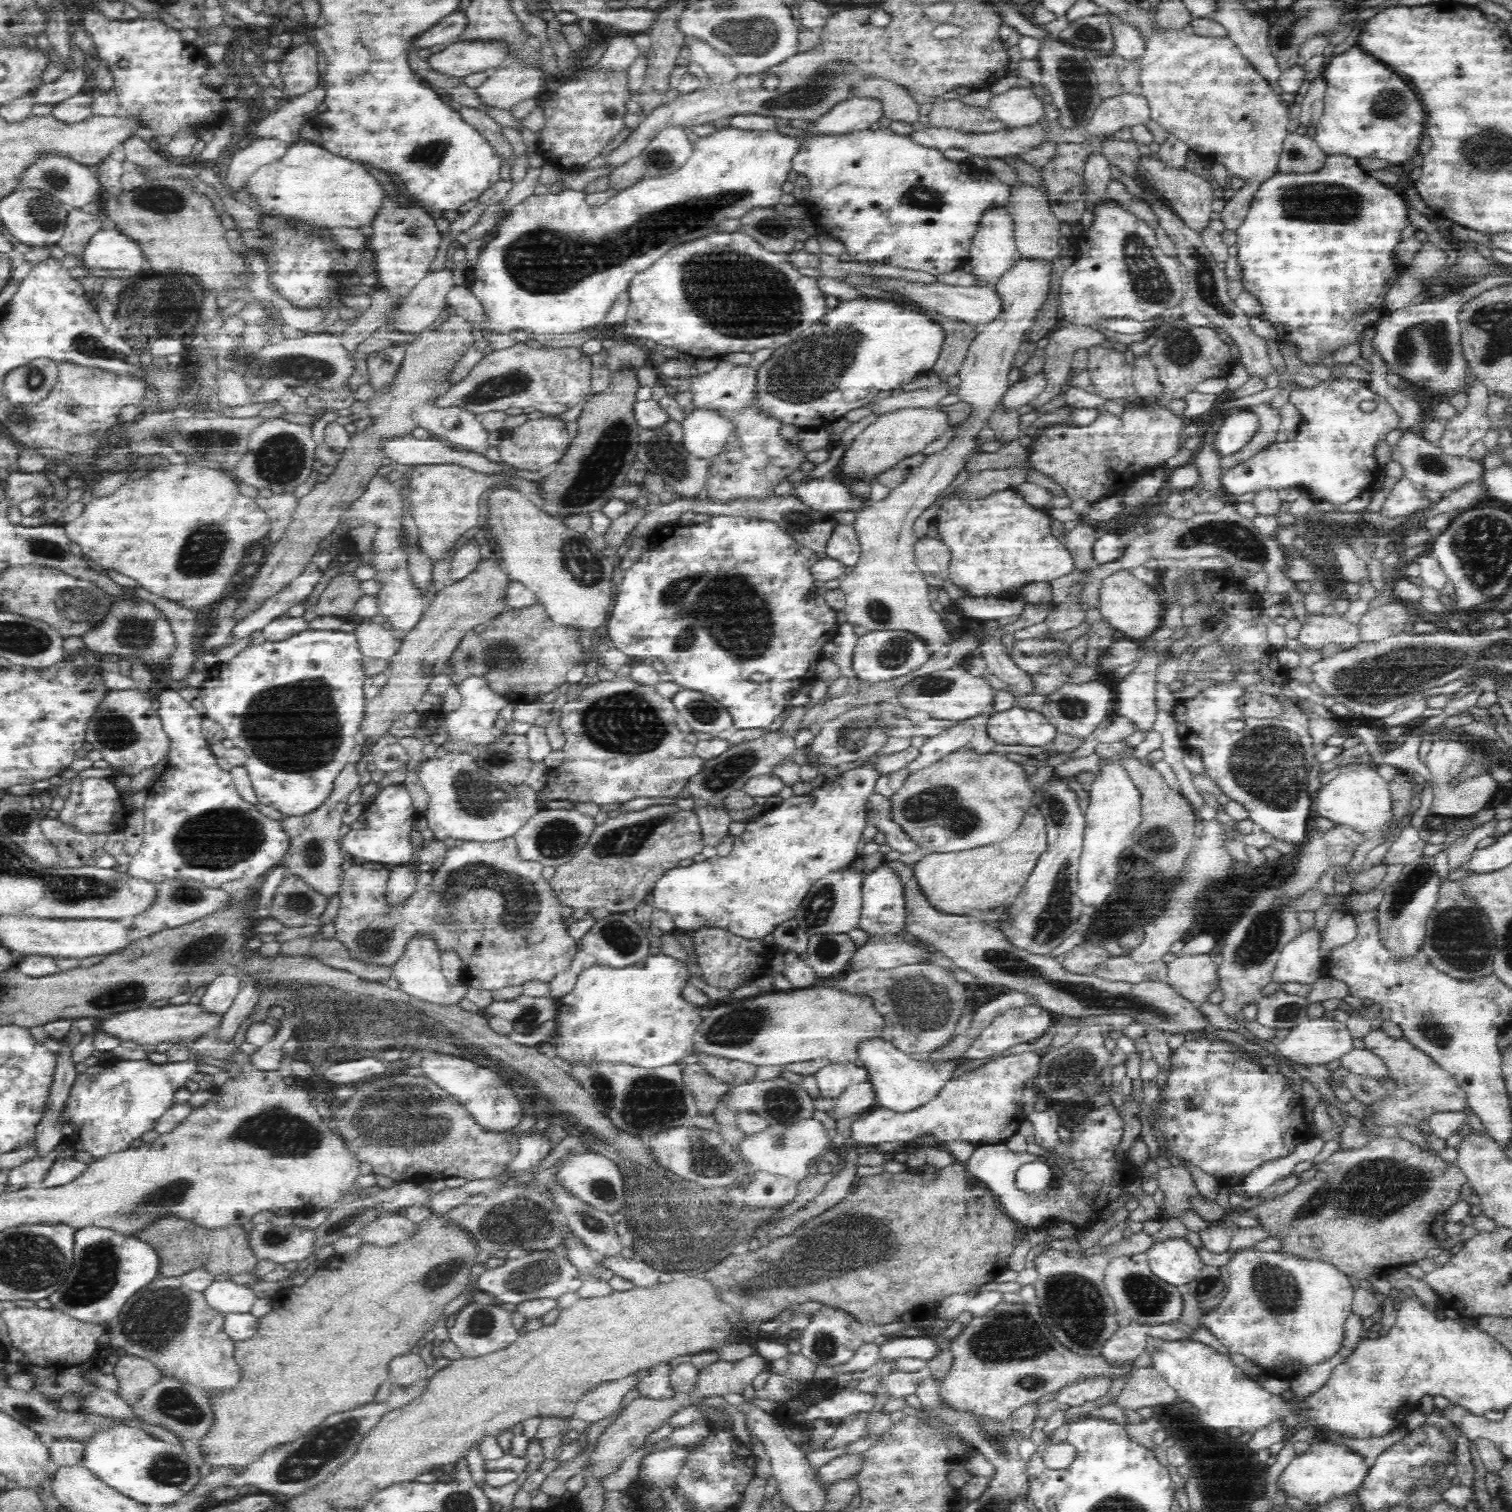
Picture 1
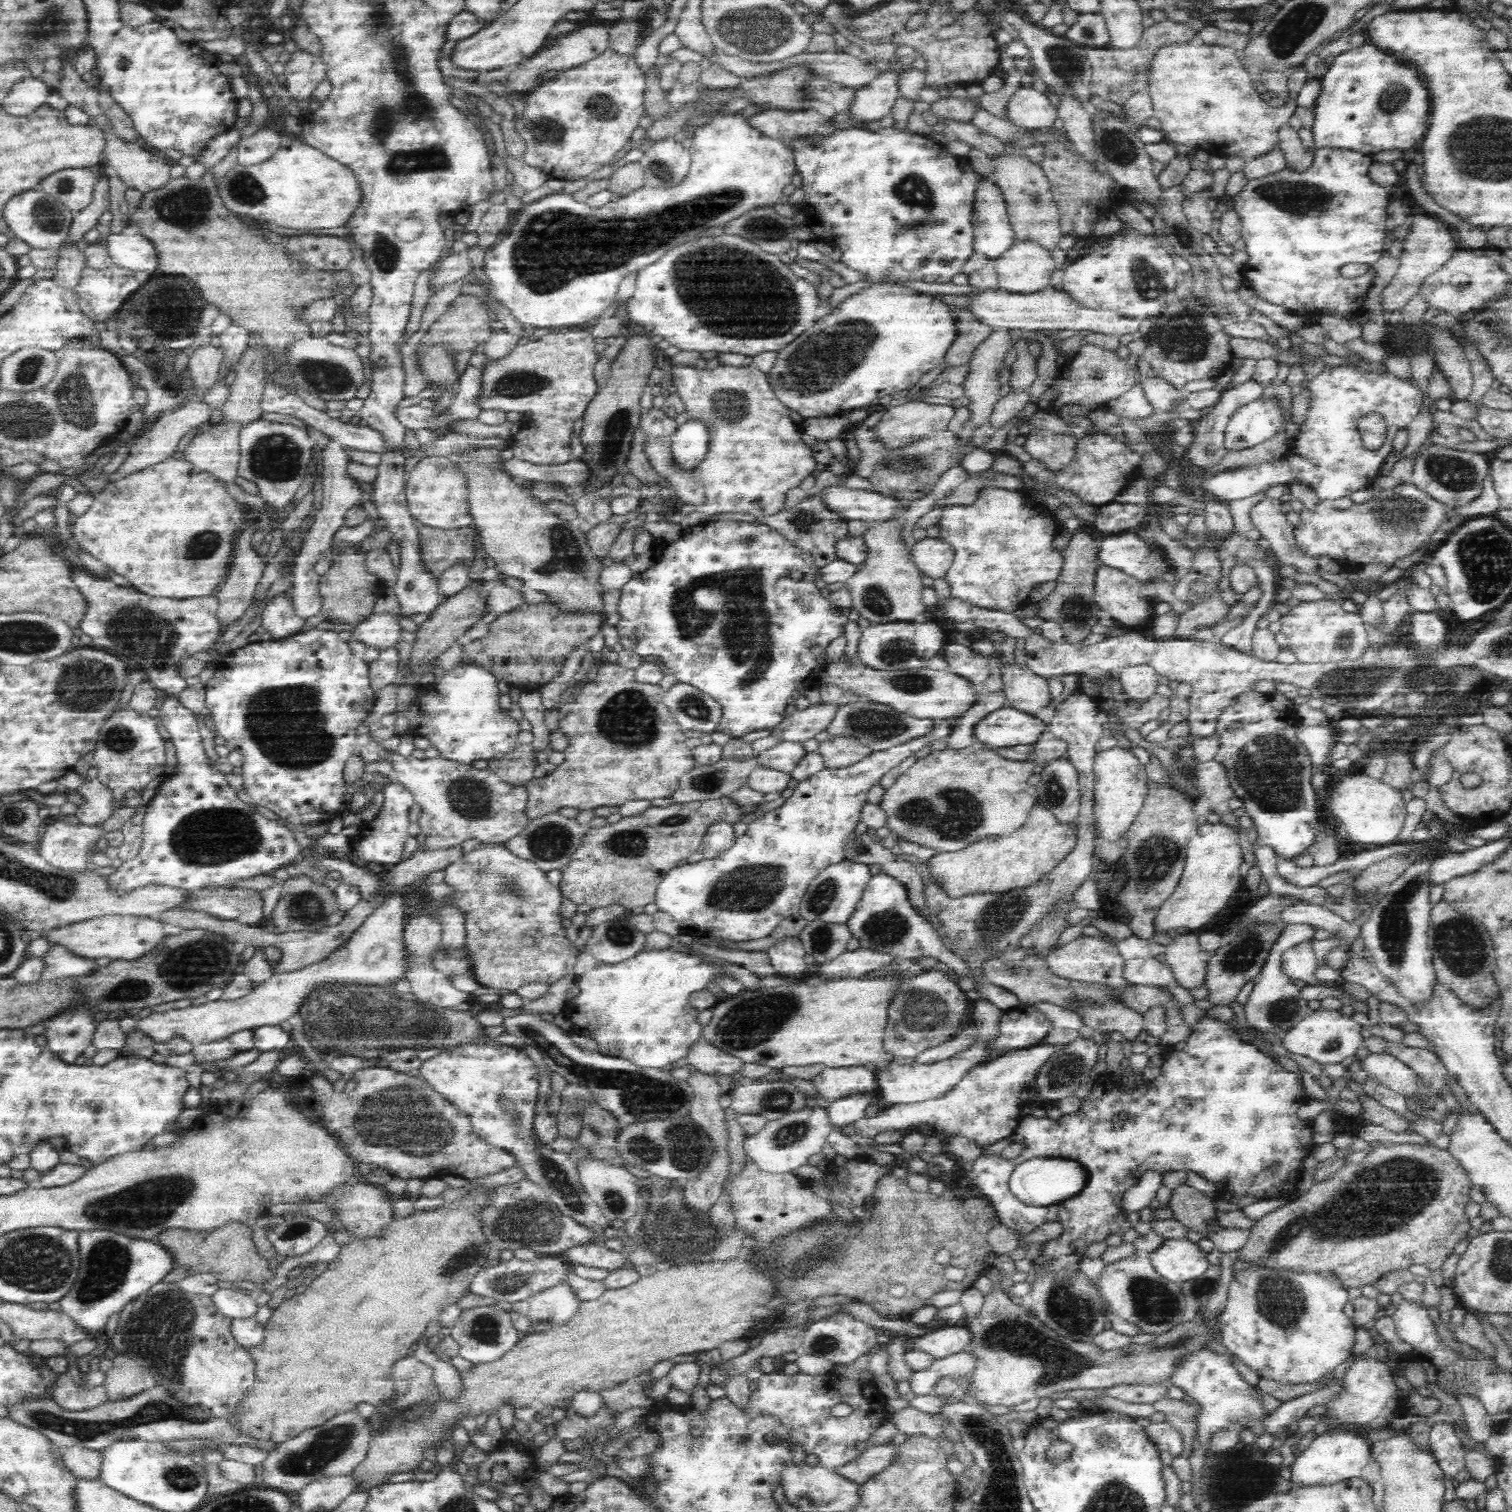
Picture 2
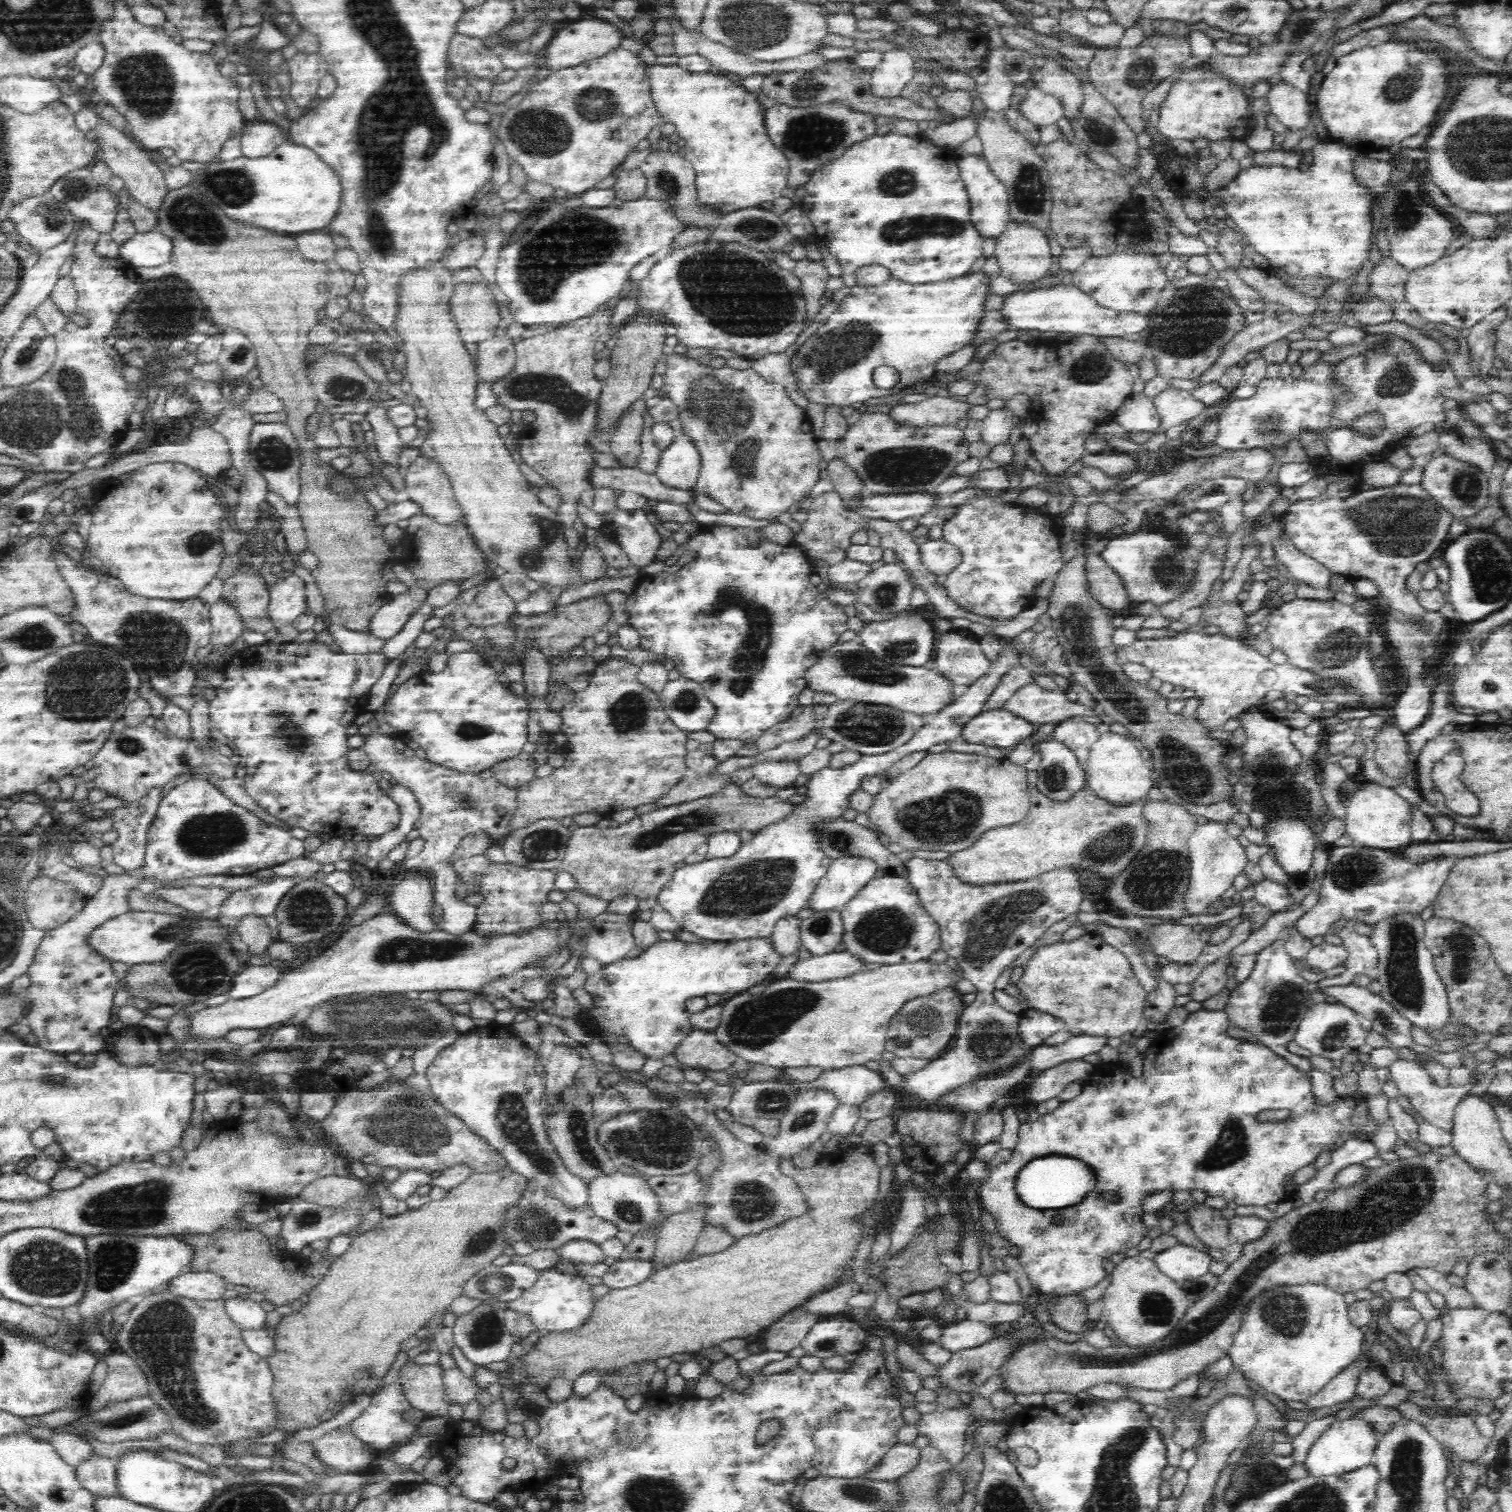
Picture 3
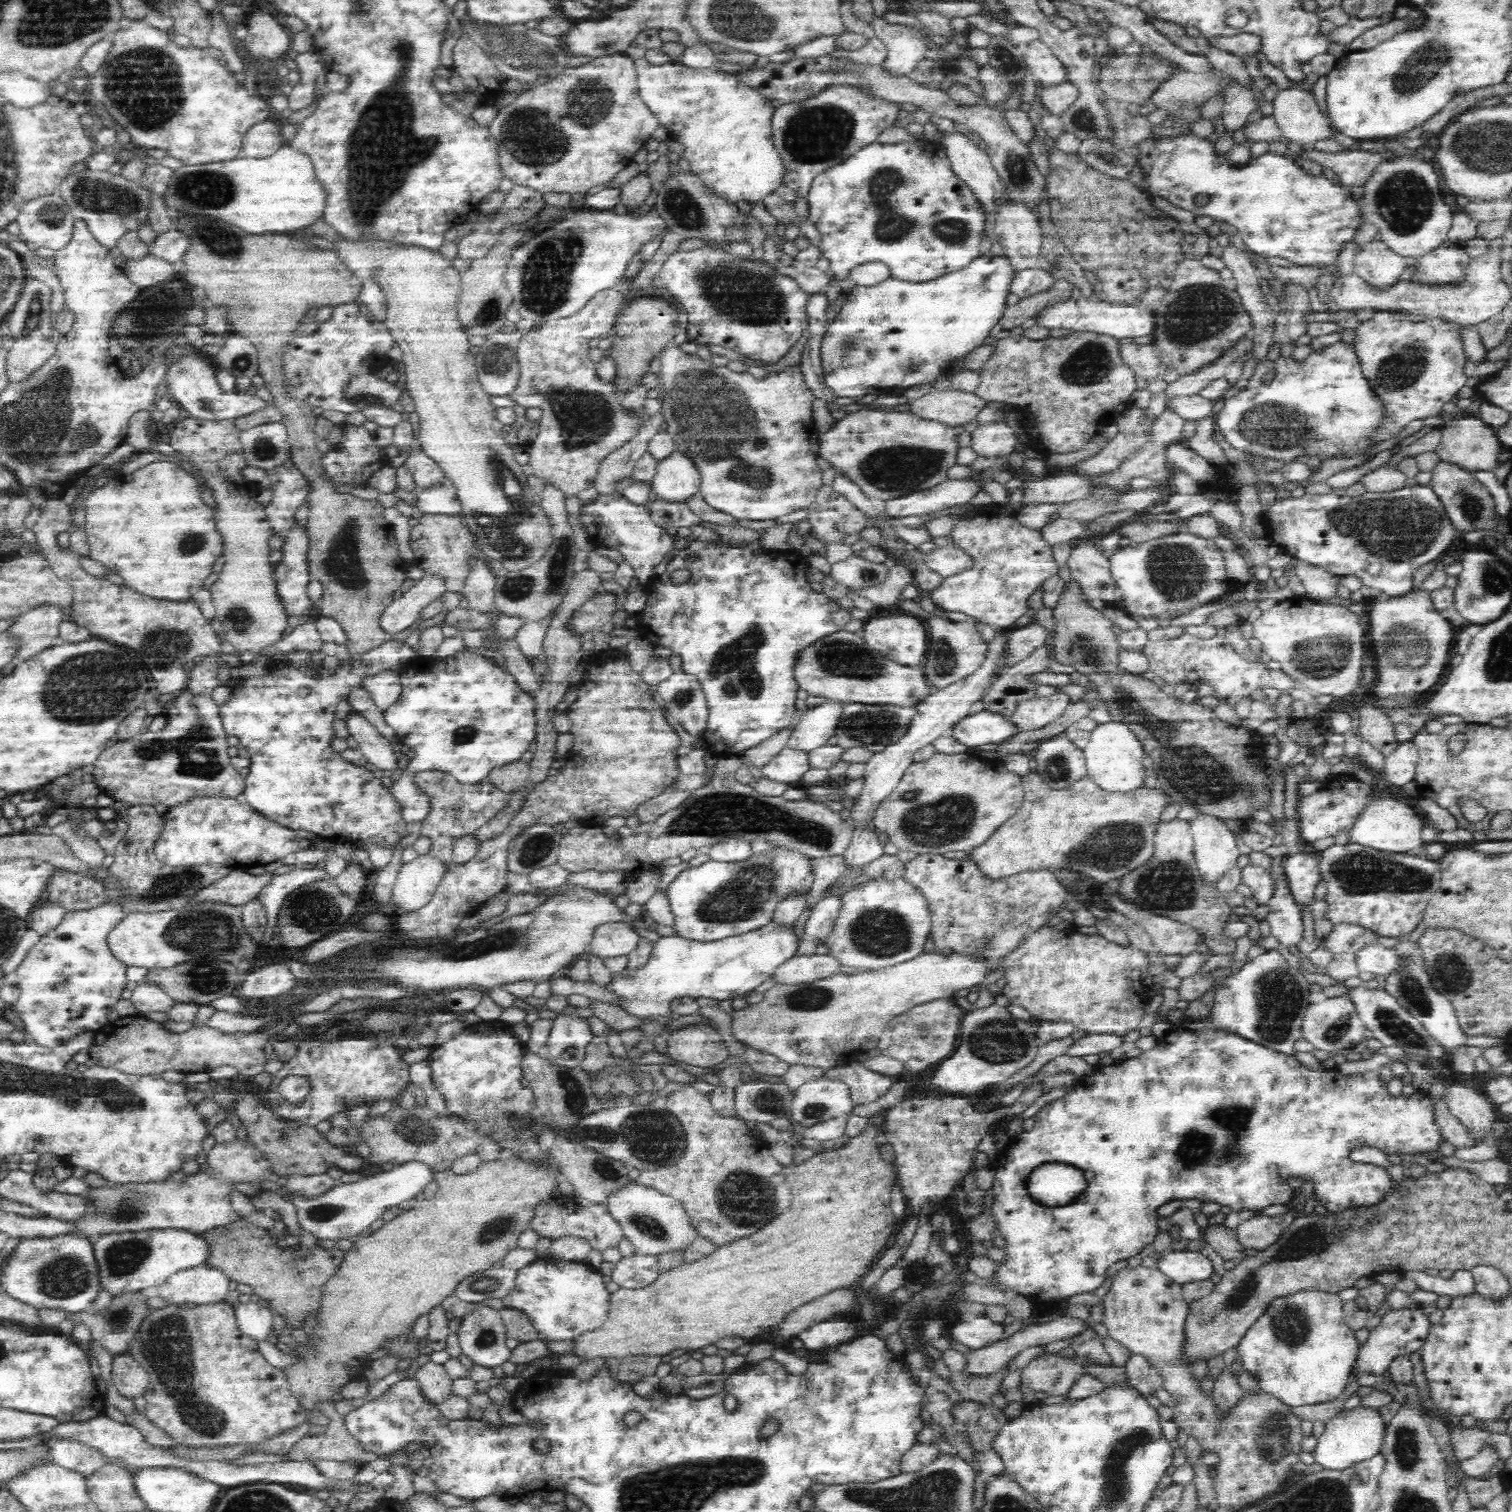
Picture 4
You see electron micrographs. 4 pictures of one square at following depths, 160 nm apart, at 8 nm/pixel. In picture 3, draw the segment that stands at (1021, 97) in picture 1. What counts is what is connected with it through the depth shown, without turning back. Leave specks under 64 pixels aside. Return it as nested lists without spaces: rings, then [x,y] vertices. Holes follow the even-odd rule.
[[[1034,86],[1027,90],[1026,97],[1018,105],[1020,114],[1036,127],[1057,124],[1063,117],[1062,105],[1050,94]]]

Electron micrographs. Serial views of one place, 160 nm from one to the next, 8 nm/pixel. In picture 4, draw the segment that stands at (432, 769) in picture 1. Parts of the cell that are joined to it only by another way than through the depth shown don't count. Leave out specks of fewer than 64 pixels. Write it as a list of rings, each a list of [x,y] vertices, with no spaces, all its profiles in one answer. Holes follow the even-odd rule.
[[[352,713],[346,718],[346,726],[350,734],[350,741],[355,748],[362,752],[365,760],[376,766],[377,770],[390,770],[390,772],[404,772],[404,768],[398,766],[391,742],[381,736],[359,713]],[[422,771],[413,773],[414,784],[418,787],[420,793],[425,794],[430,801],[430,810],[428,811],[428,816],[422,822],[422,836],[430,838],[432,845],[430,851],[427,855],[430,858],[435,858],[443,865],[450,869],[453,860],[452,854],[455,851],[455,844],[460,839],[466,836],[472,836],[476,830],[484,827],[487,823],[490,823],[493,819],[496,819],[511,802],[511,793],[504,792],[500,788],[496,787],[494,783],[485,784],[483,782],[478,782],[474,784],[462,783],[456,779],[454,775],[450,773],[445,773],[444,771]]]

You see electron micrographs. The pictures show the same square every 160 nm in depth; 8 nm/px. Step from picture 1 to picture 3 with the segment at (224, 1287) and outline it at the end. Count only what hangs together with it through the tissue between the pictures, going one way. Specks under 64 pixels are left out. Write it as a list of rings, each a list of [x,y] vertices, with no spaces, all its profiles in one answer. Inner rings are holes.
[[[228,1298],[224,1300],[224,1309],[232,1322],[241,1330],[258,1330],[265,1327],[267,1313],[254,1300],[244,1298]]]

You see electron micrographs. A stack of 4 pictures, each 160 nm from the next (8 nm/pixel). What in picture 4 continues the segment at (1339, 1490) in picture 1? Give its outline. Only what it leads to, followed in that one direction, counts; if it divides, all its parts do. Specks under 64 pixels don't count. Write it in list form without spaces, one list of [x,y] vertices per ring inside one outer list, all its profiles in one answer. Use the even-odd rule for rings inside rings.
[[[1359,1405],[1350,1410],[1342,1410],[1326,1423],[1313,1452],[1315,1463],[1322,1466],[1324,1470],[1343,1471],[1364,1460],[1374,1458],[1380,1454],[1385,1427],[1386,1424],[1379,1417],[1377,1409]]]

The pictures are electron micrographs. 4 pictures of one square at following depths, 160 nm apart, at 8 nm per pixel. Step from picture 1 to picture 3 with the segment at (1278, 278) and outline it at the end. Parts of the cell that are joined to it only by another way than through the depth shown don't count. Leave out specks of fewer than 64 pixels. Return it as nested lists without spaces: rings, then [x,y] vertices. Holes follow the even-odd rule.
[[[1329,139],[1318,142],[1315,147],[1310,150],[1314,156],[1312,165],[1308,170],[1301,171],[1296,168],[1286,168],[1284,166],[1254,166],[1247,169],[1240,170],[1238,176],[1232,180],[1226,188],[1221,188],[1218,192],[1214,192],[1207,199],[1207,206],[1216,208],[1222,207],[1227,216],[1234,220],[1238,229],[1244,232],[1244,237],[1248,241],[1249,245],[1254,249],[1254,252],[1262,254],[1270,266],[1280,266],[1280,268],[1286,268],[1288,274],[1292,274],[1294,281],[1300,279],[1300,281],[1307,280],[1308,278],[1316,279],[1328,279],[1332,283],[1344,282],[1352,276],[1356,276],[1358,272],[1361,272],[1362,266],[1366,262],[1370,261],[1370,250],[1374,248],[1372,245],[1372,206],[1374,201],[1377,200],[1378,194],[1372,191],[1371,188],[1366,188],[1358,184],[1358,179],[1354,176],[1354,162],[1356,158],[1360,156],[1355,148],[1340,144],[1338,141],[1331,141]]]

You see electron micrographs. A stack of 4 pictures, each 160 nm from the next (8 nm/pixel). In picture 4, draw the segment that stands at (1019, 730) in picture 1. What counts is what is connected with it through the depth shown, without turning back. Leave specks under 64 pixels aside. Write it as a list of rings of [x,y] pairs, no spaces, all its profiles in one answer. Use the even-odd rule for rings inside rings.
[[[982,709],[972,711],[972,715],[960,720],[953,727],[953,737],[966,747],[983,748],[984,745],[1001,745],[1018,734],[1017,725],[1002,714]]]

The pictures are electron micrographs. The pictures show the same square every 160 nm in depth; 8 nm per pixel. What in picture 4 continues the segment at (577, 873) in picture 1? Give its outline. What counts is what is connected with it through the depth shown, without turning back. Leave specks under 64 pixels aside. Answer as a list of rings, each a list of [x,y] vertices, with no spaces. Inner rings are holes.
[[[719,756],[710,784],[694,790],[688,796],[688,800],[684,800],[678,808],[673,808],[666,814],[662,814],[658,820],[640,824],[626,838],[617,835],[608,838],[601,826],[581,823],[577,827],[570,829],[568,834],[562,837],[557,863],[570,873],[586,872],[586,870],[620,872],[620,874],[626,876],[629,883],[639,876],[660,872],[668,858],[678,858],[678,856],[682,856],[684,852],[688,852],[692,848],[711,847],[713,844],[718,844],[718,842],[730,837],[746,838],[746,834],[756,834],[756,836],[759,834],[758,838],[764,841],[796,849],[796,851],[811,856],[814,860],[827,856],[843,856],[855,836],[855,826],[851,822],[844,822],[839,812],[832,811],[826,805],[815,803],[813,800],[805,798],[798,801],[788,801],[782,796],[773,797],[758,794],[751,785],[740,784],[734,778],[734,773],[742,765],[743,763],[739,756]]]

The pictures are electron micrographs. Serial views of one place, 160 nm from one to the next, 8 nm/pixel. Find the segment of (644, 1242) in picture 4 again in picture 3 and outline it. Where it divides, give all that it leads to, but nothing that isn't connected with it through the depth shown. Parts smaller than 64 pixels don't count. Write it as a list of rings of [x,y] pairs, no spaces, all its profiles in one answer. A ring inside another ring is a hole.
[[[618,1171],[601,1173],[588,1184],[589,1206],[598,1218],[614,1224],[620,1231],[636,1235],[638,1232],[646,1232],[652,1224],[659,1224],[657,1228],[660,1232],[664,1221],[658,1223],[658,1200],[652,1188],[644,1180],[646,1179],[634,1174]]]

